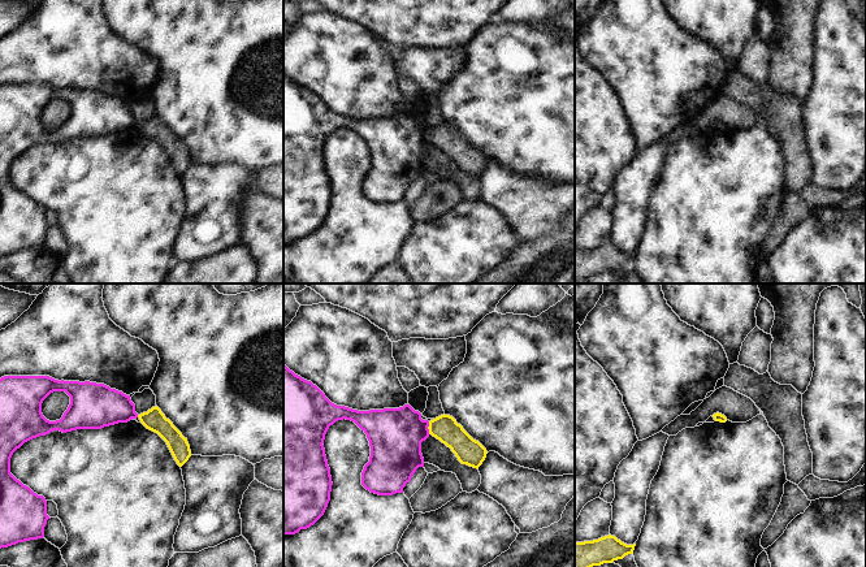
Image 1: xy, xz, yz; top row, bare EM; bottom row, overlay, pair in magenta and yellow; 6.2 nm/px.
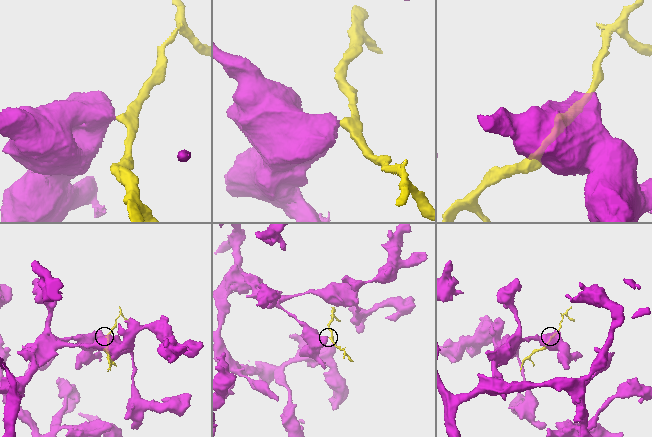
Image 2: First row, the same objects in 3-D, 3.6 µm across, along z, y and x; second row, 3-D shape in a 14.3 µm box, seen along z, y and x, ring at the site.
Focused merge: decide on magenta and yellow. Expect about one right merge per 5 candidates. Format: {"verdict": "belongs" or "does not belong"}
{"verdict": "does not belong"}

